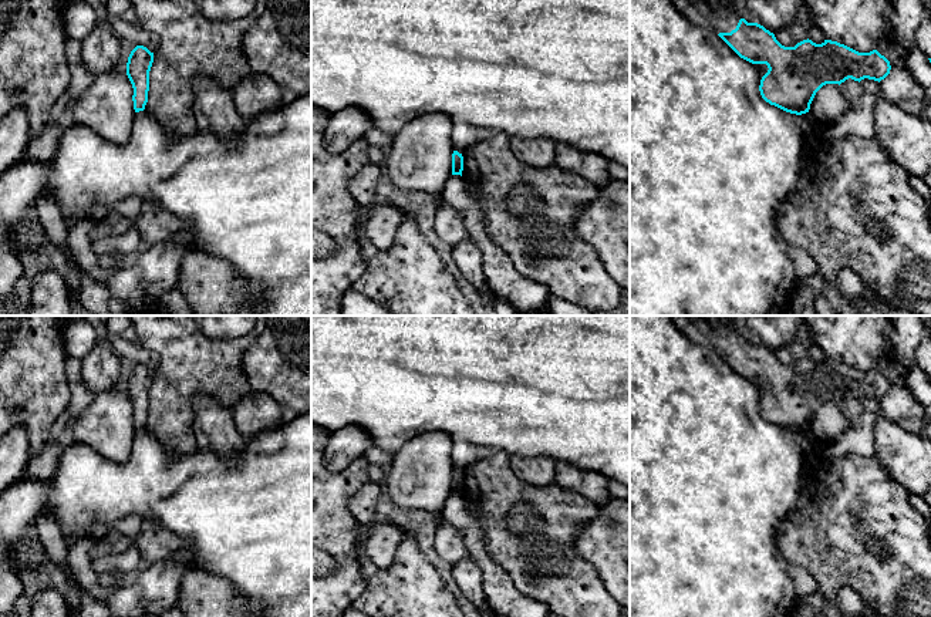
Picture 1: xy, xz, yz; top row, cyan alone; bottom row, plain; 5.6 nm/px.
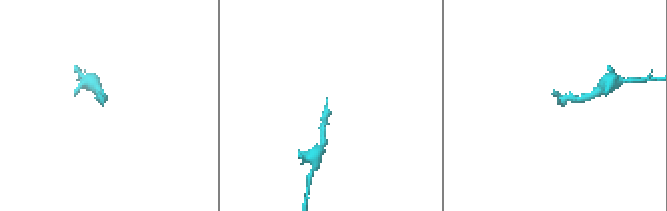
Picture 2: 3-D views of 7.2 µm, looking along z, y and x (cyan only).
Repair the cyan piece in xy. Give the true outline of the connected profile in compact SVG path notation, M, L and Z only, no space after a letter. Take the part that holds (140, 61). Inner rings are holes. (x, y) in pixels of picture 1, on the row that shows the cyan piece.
M136 45L127 63L127 75L134 88L134 109L135 112L144 111L148 102L149 91L149 71L154 63L154 53L144 45Z

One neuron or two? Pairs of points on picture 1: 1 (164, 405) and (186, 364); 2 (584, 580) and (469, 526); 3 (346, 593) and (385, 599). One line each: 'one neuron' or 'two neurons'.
1: one neuron
2: two neurons
3: two neurons

